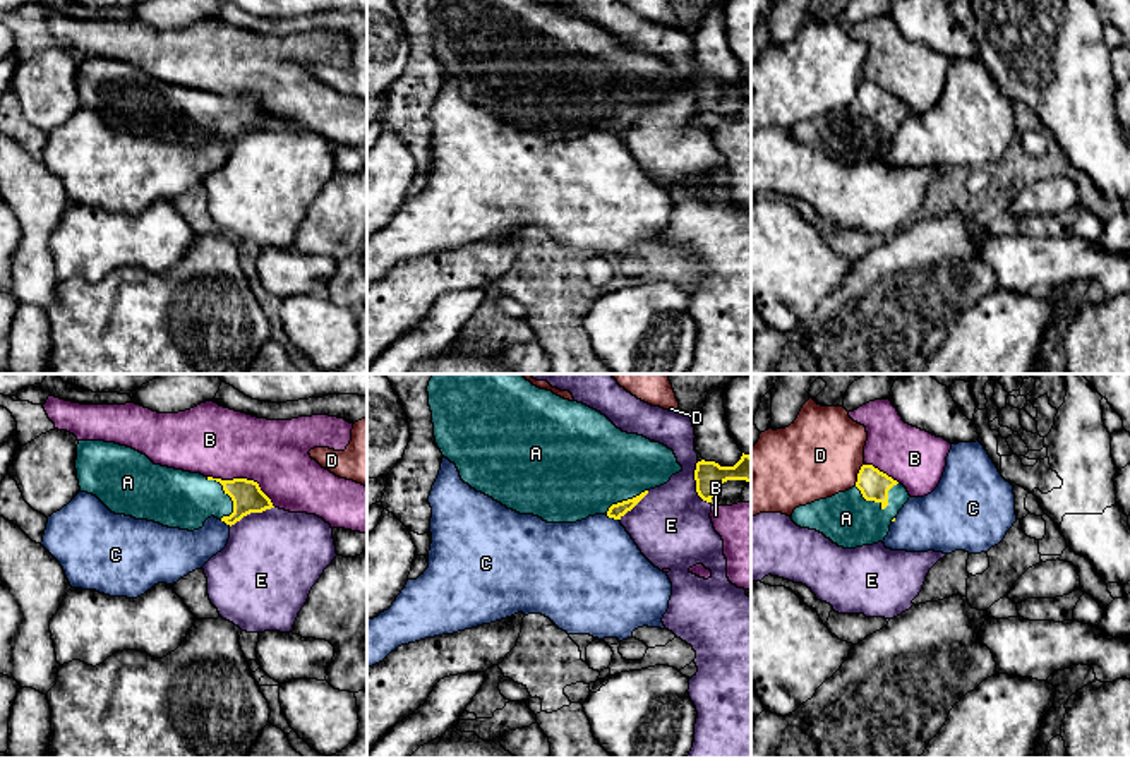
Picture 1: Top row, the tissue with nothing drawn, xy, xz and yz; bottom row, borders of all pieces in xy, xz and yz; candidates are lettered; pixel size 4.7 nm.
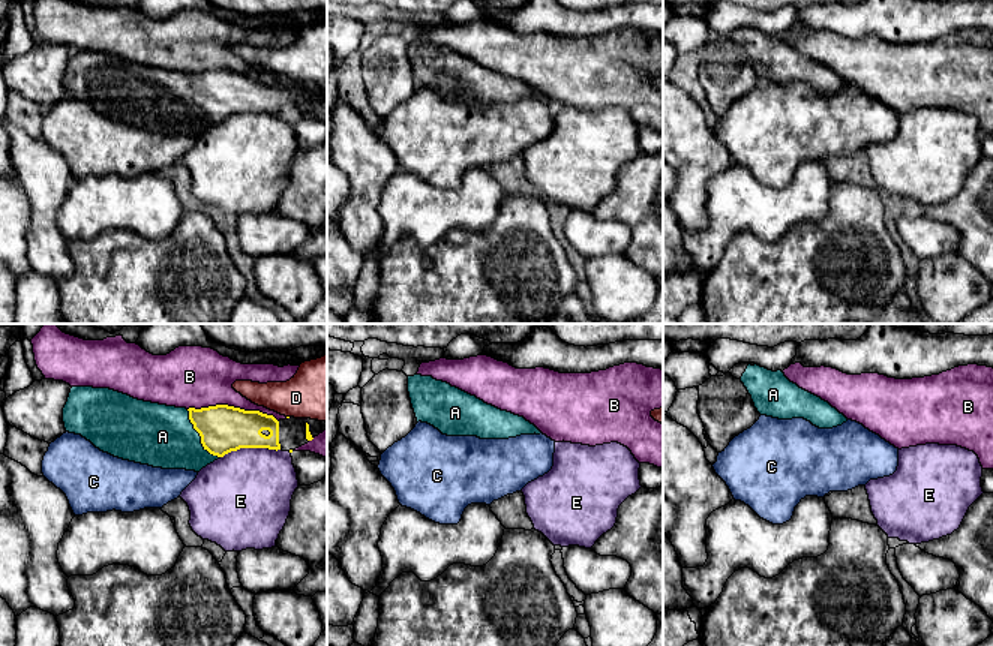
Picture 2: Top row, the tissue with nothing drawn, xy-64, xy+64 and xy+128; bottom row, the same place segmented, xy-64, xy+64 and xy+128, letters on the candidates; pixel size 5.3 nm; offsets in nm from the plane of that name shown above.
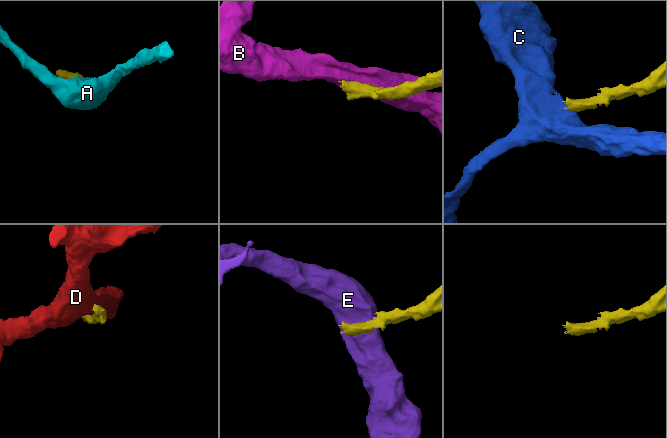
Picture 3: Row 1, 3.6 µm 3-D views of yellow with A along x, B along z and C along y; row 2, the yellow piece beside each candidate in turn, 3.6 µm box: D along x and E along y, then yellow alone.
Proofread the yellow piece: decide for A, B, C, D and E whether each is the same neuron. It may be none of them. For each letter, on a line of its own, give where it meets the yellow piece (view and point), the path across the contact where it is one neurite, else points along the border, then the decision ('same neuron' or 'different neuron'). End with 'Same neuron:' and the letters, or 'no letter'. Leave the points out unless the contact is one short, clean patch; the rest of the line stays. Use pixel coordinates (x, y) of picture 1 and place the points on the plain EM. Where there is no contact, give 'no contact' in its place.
A: contact yz (882, 120); same neuron
B: contact xy (244, 95); different neuron
C: contact xz (613, 132); border xz (606, 131), (618, 136); different neuron
D: contact yz (858, 90); different neuron
E: contact xz (697, 100); different neuron
Same neuron: A

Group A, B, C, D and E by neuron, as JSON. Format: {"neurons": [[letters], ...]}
{"neurons": [["A"], ["B"], ["C"], ["D"], ["E"]]}

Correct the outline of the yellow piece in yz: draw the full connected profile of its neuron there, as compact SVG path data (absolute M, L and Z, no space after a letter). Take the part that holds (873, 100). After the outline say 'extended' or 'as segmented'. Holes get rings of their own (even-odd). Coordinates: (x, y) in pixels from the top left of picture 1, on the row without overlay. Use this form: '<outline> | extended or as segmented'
M863 81L852 105L799 122L790 134L838 163L856 165L883 158L909 113L902 99L873 81Z | extended

